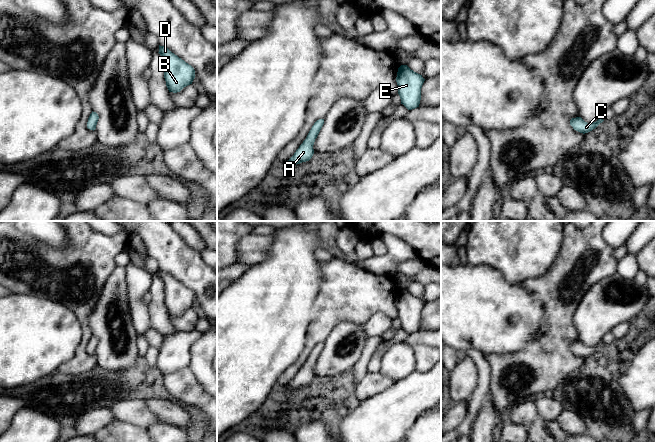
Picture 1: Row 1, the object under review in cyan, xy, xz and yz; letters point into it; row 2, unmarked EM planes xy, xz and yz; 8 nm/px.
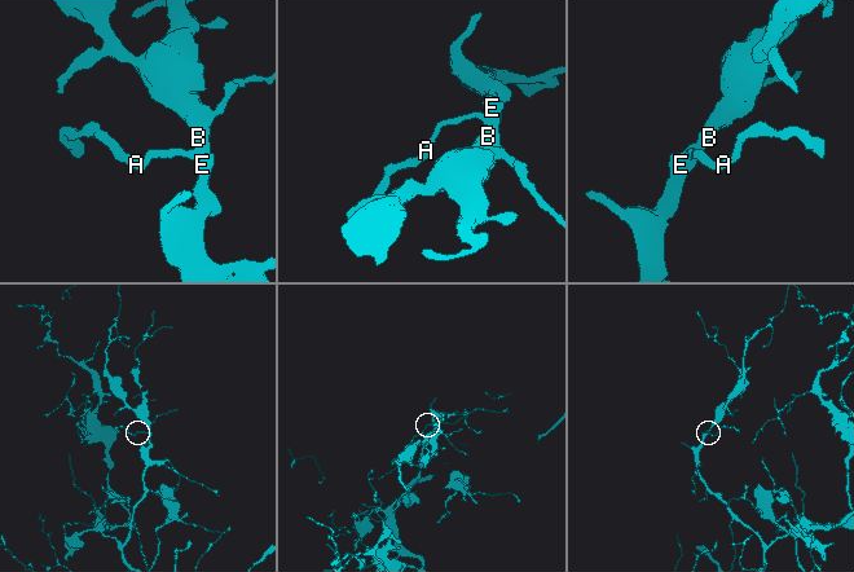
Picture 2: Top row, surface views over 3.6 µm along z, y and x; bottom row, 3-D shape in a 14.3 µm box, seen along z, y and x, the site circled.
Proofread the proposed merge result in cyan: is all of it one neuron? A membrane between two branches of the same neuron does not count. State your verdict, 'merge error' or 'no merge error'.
no merge error

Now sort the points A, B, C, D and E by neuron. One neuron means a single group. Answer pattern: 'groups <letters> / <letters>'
groups A B C D E

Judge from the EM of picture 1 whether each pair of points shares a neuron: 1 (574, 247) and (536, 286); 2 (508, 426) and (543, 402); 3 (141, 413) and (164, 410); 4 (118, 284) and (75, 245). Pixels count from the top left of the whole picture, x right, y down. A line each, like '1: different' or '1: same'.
1: same
2: same
3: same
4: different

